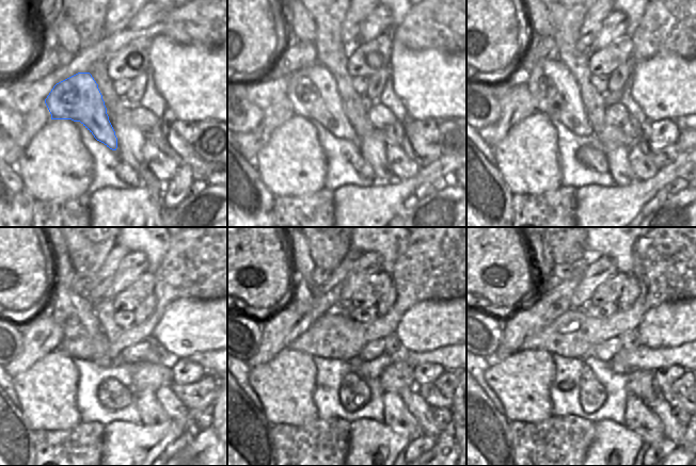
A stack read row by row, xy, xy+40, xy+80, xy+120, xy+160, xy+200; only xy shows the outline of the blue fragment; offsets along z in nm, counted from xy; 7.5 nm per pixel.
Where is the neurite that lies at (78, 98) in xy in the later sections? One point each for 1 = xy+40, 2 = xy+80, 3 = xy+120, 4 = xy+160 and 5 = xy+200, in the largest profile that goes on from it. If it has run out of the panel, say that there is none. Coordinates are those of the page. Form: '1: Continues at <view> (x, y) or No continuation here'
1: Continues at xy+40 (313, 91)
2: Continues at xy+80 (554, 91)
3: Continues at xy+120 (75, 314)
4: Continues at xy+160 (303, 266)
5: Continues at xy+200 (542, 257).

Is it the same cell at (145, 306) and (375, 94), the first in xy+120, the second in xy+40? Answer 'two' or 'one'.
one

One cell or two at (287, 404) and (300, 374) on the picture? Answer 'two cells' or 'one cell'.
one cell

